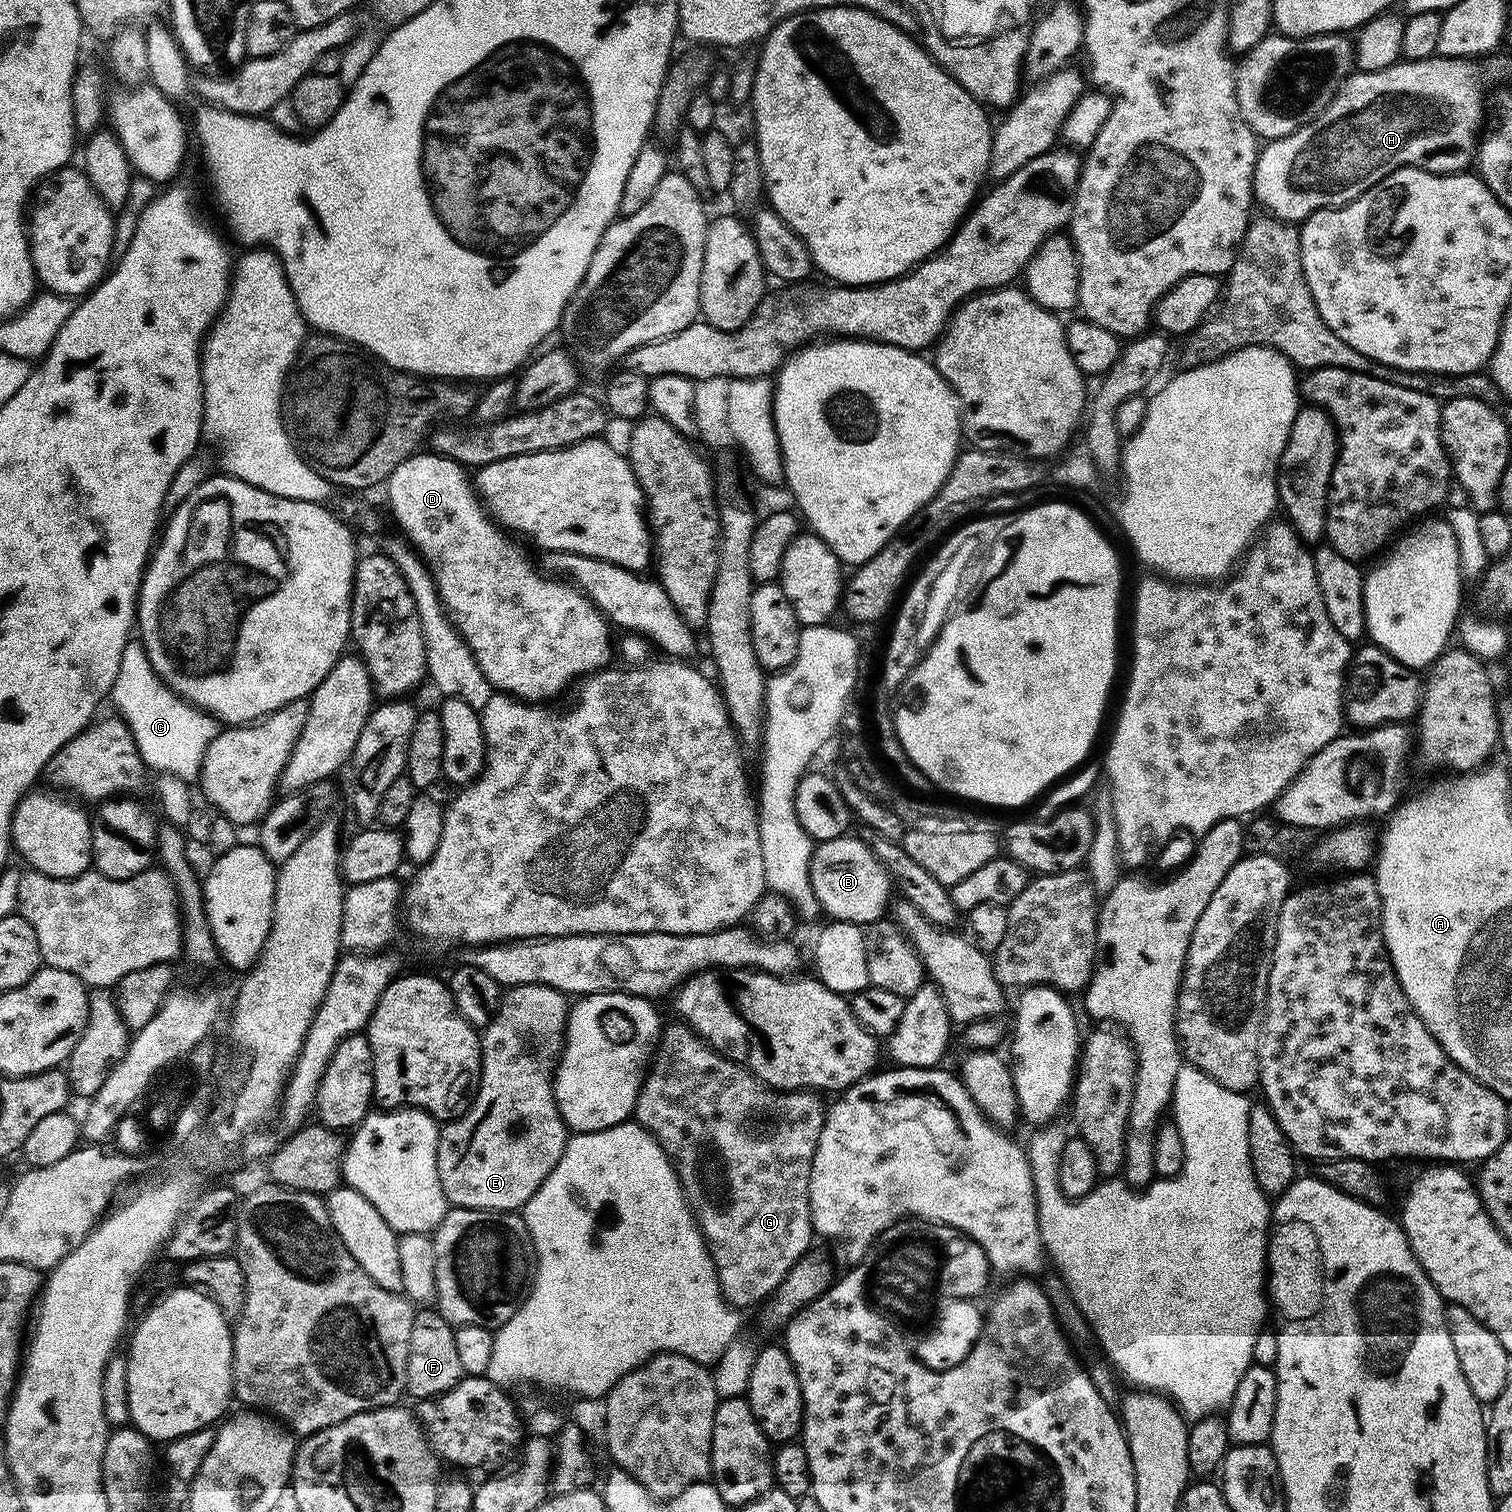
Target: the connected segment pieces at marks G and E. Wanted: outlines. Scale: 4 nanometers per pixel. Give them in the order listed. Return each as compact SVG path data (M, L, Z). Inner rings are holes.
M675 1022L663 1029L660 1039L656 1045L655 1053L650 1061L650 1067L644 1074L644 1081L640 1087L640 1093L636 1099L636 1111L634 1113L635 1123L645 1128L652 1137L660 1143L662 1150L668 1155L672 1163L672 1169L680 1180L680 1189L684 1191L684 1198L688 1201L696 1218L697 1225L707 1243L710 1245L712 1263L722 1266L717 1271L716 1277L720 1283L720 1291L727 1303L737 1310L748 1308L751 1304L759 1305L768 1300L784 1276L813 1247L814 1229L812 1226L812 1215L808 1205L808 1187L810 1186L810 1174L814 1154L818 1146L818 1138L822 1134L822 1126L826 1115L826 1104L819 1100L821 1097L812 1090L797 1090L795 1092L781 1092L769 1088L759 1080L753 1072L748 1071L742 1064L729 1060L720 1052L715 1052L709 1044L700 1039L687 1024ZM755 1116L769 1116L772 1119L772 1133L769 1136L755 1136L751 1132L752 1119Z
M541 984L509 988L501 995L496 1016L480 1037L480 1087L463 1116L447 1121L440 1130L438 1178L449 1205L481 1208L484 1212L516 1212L540 1189L550 1170L558 1166L570 1129L556 1105L552 1077L564 1046L569 1007L565 993Z

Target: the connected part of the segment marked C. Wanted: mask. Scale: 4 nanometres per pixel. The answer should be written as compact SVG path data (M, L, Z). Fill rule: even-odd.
M129 642L122 650L122 662L112 683L110 700L116 703L119 715L132 732L140 756L153 773L176 775L187 782L199 777L200 763L208 744L216 737L218 721L215 716L193 708L188 701L164 686L164 681L150 666L144 645Z

